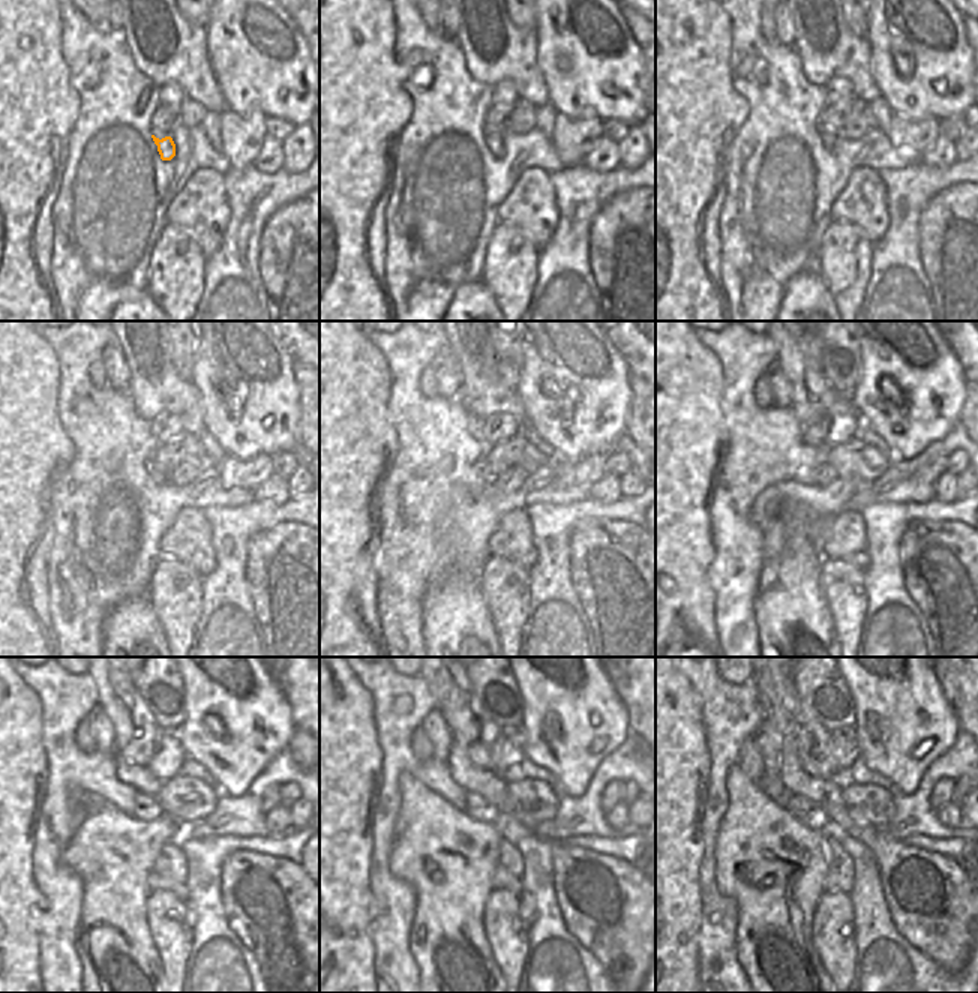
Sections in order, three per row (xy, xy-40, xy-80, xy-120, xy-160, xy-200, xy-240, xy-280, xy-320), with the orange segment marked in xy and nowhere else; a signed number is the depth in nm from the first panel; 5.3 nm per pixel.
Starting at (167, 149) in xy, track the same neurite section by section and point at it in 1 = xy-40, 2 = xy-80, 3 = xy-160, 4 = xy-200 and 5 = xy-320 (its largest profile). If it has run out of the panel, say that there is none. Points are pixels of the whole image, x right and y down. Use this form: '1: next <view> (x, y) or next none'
1: next xy-40 (494, 141)
2: next xy-80 (828, 140)
3: next xy-160 (489, 474)
4: next xy-200 (824, 474)
5: next xy-320 (804, 810)

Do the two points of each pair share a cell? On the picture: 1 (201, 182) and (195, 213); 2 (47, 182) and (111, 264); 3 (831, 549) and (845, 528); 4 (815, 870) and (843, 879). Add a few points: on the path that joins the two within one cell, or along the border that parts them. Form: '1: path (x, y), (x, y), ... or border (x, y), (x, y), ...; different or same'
1: path (201, 189), (201, 206); same
2: border (66, 161), (62, 185), (53, 204), (51, 230); different
3: path (836, 545), (845, 533); same
4: border (825, 837), (828, 872), (824, 887), (827, 891); different

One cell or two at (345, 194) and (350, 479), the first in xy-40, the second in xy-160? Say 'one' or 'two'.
one

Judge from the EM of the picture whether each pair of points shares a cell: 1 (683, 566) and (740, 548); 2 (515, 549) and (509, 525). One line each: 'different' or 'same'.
1: different
2: same

